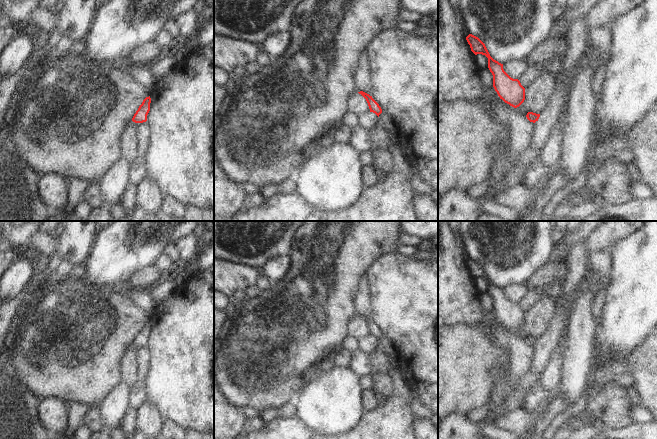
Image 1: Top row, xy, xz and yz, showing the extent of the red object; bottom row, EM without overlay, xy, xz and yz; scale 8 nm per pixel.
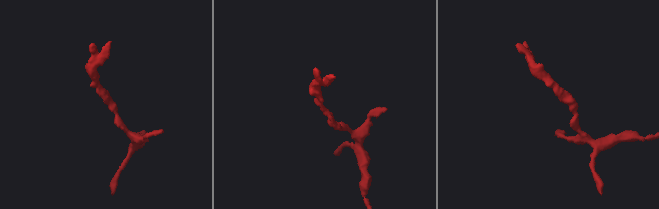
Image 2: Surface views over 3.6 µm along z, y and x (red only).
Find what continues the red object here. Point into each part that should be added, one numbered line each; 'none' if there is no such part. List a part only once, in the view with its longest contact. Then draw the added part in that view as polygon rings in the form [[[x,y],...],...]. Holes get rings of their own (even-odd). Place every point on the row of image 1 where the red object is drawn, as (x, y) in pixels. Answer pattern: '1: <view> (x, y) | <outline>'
none

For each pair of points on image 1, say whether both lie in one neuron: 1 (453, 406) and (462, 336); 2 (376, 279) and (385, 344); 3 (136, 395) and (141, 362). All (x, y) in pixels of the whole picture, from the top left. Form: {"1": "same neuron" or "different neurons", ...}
{"1": "same neuron", "2": "different neurons", "3": "same neuron"}

